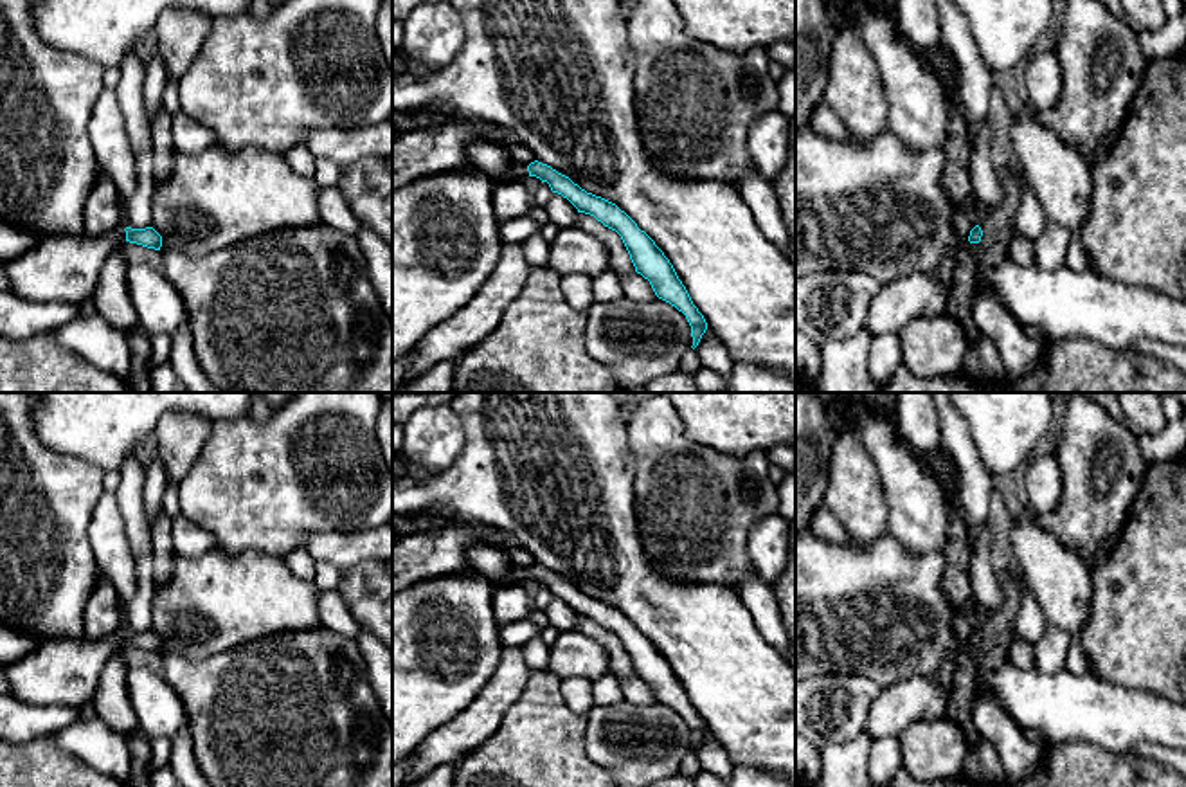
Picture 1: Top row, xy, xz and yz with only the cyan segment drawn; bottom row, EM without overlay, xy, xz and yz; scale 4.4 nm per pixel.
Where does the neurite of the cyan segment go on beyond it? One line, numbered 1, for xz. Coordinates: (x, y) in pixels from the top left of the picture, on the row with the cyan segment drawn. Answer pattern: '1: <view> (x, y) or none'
1: xz (519, 171)

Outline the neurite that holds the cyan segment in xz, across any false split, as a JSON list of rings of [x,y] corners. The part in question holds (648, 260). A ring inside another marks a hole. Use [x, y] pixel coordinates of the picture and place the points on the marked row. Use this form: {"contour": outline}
{"contour": [[[511,160],[509,175],[511,180],[536,176],[542,182],[547,182],[551,191],[567,198],[578,209],[578,213],[590,214],[605,227],[615,231],[630,254],[635,272],[650,281],[659,299],[669,303],[686,315],[691,326],[691,348],[695,349],[698,346],[702,335],[707,330],[704,315],[693,304],[686,286],[678,279],[664,252],[644,231],[637,227],[637,223],[624,211],[601,196],[587,193],[569,176],[538,160],[531,162],[529,166]]]}

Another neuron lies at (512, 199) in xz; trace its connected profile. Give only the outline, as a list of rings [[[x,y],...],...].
[[[506,180],[493,185],[493,207],[499,223],[527,214],[533,205],[535,198],[522,180]]]

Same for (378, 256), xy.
[[[360,223],[356,240],[365,258],[367,276],[380,299],[380,306],[392,324],[392,247],[364,223]]]

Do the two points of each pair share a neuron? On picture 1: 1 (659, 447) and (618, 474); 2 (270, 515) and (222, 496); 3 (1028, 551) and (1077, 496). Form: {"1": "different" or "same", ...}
{"1": "different", "2": "same", "3": "different"}

